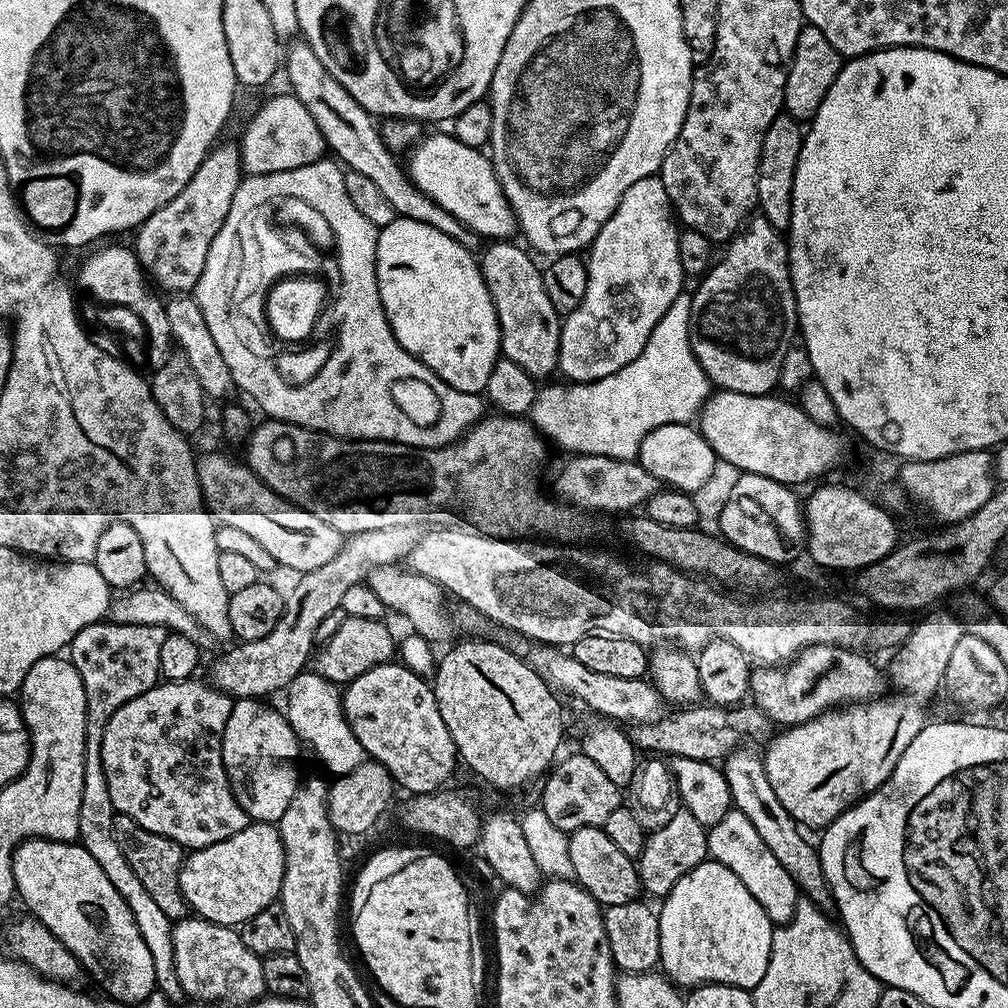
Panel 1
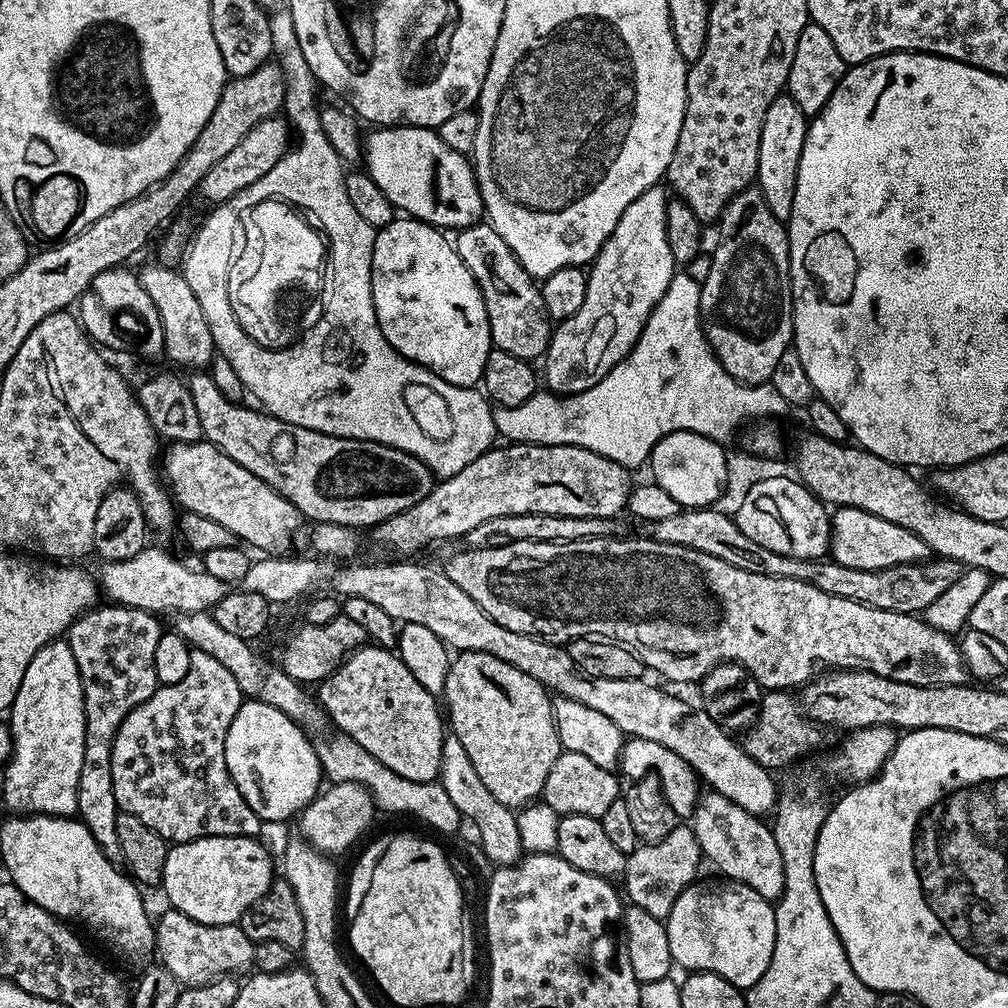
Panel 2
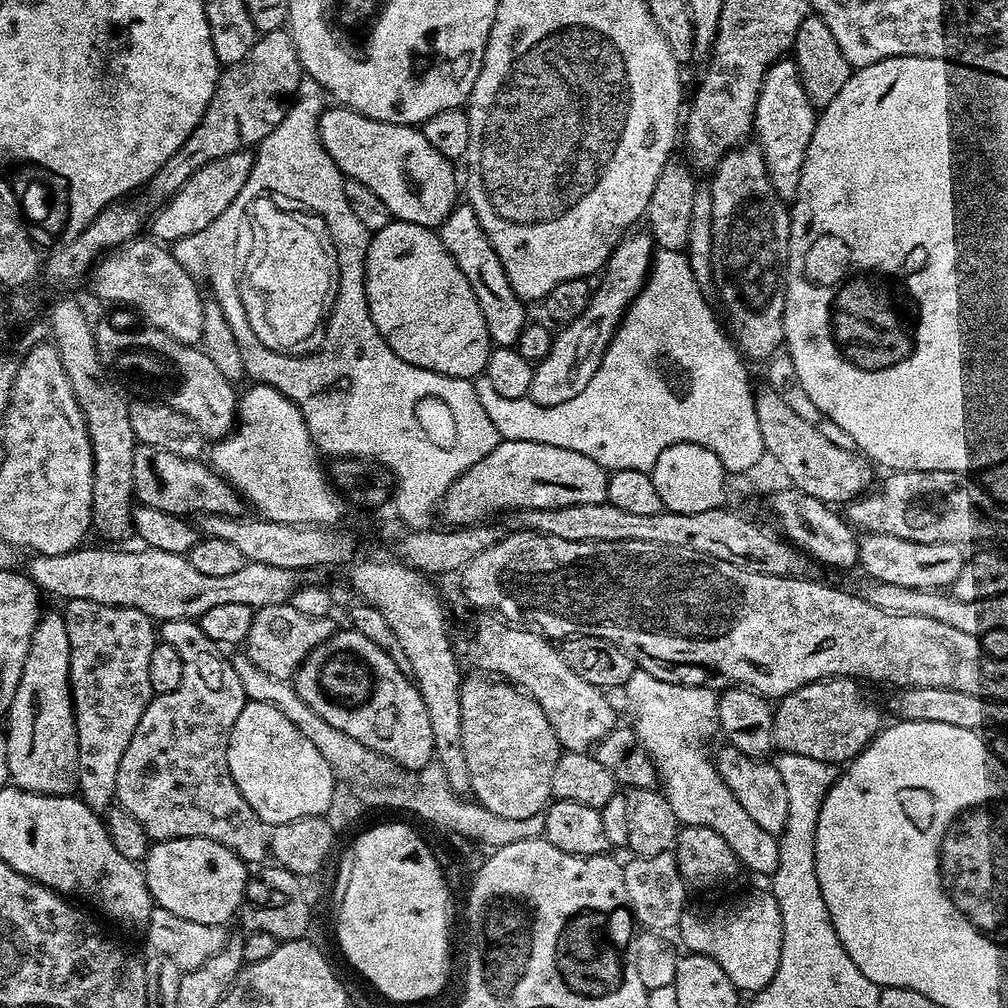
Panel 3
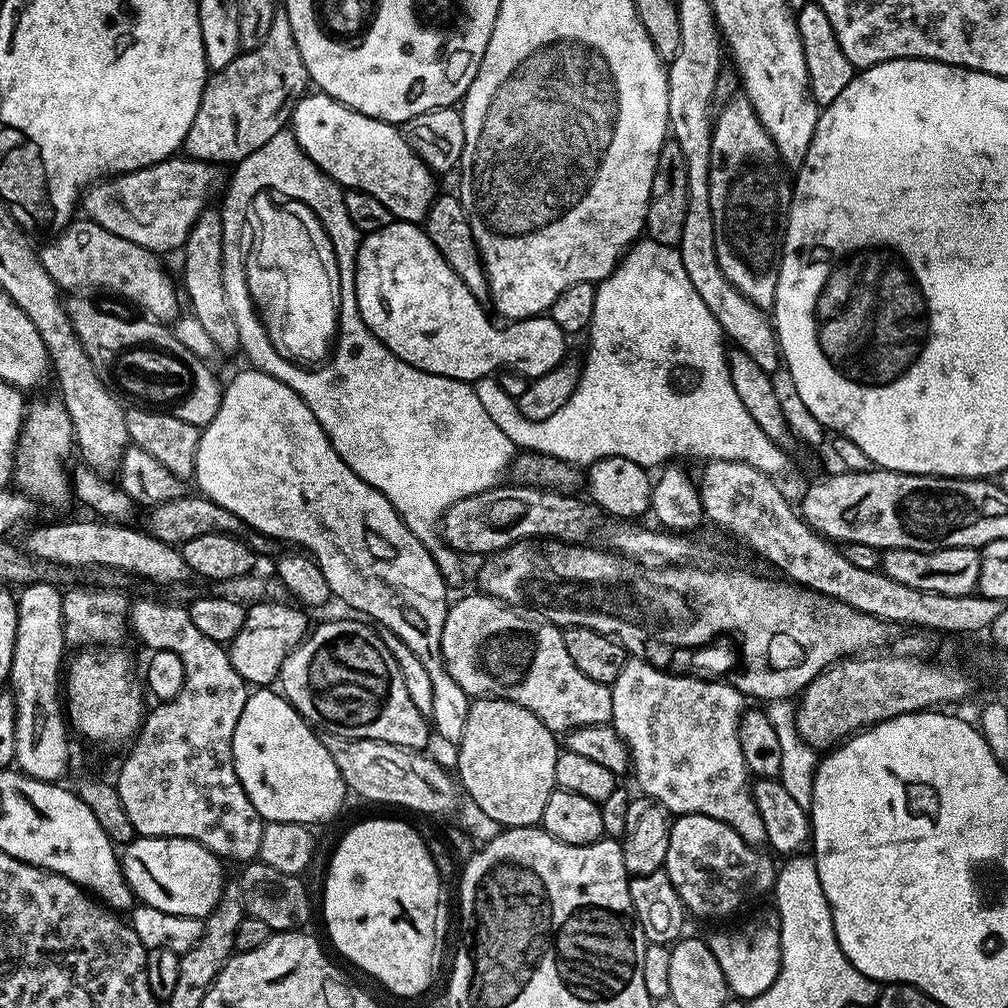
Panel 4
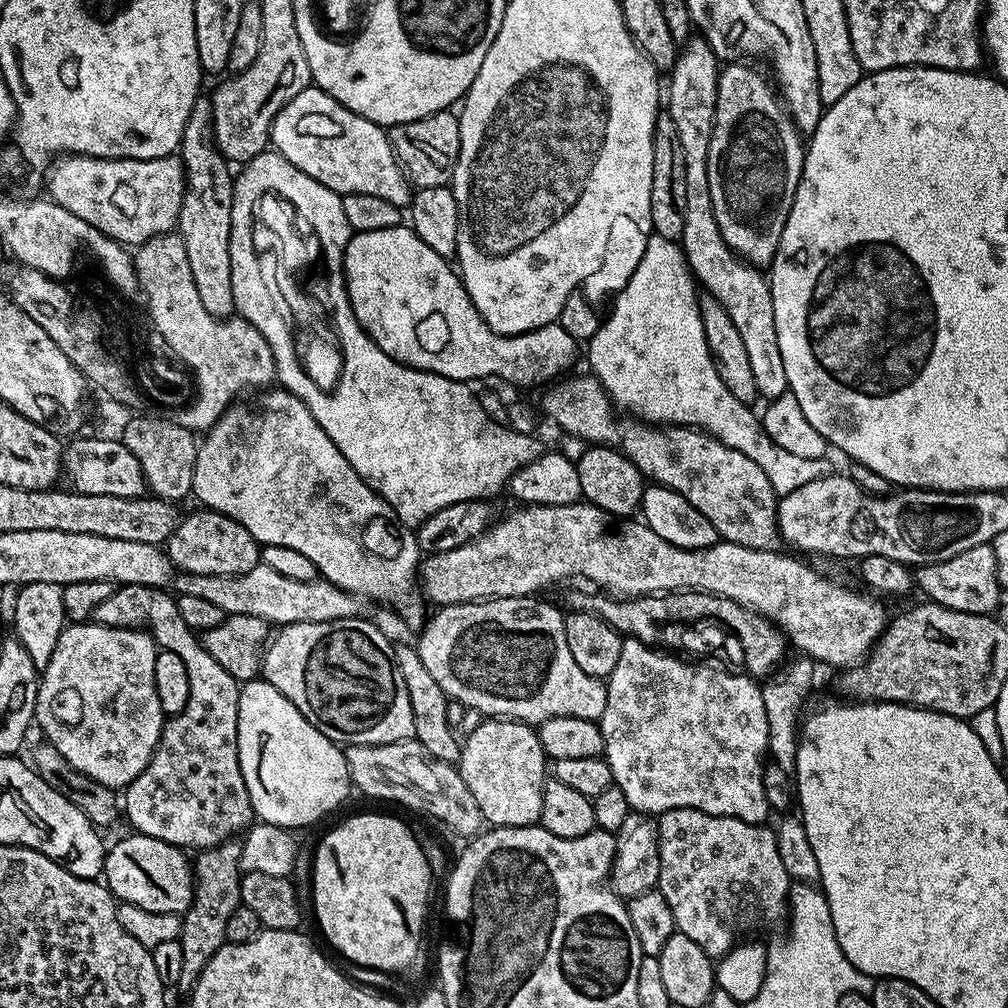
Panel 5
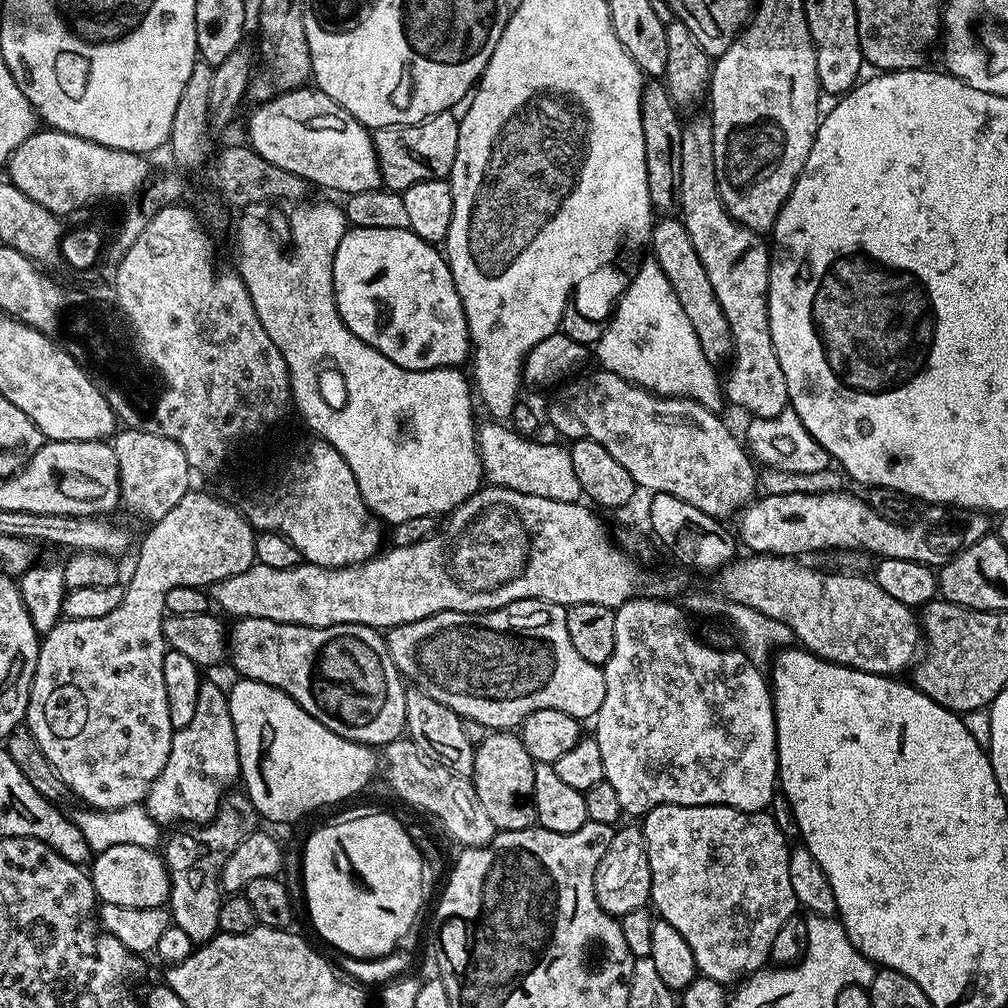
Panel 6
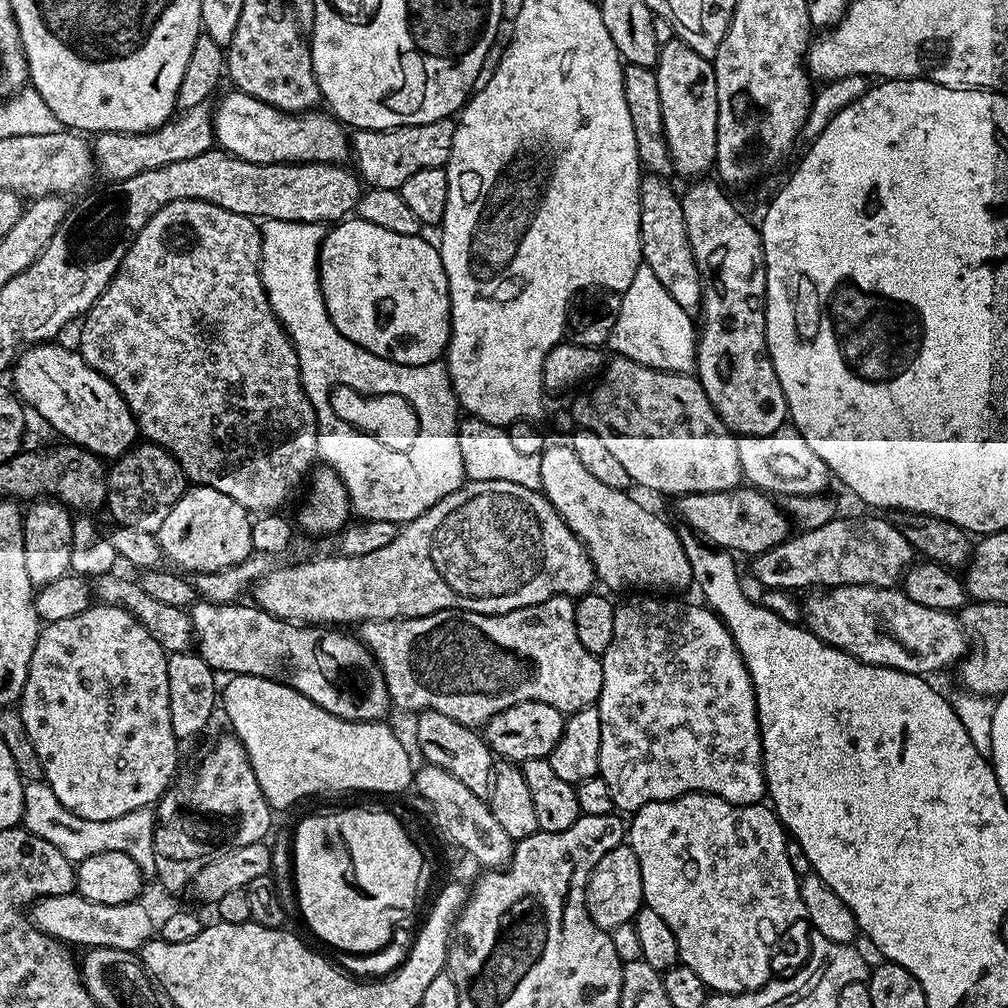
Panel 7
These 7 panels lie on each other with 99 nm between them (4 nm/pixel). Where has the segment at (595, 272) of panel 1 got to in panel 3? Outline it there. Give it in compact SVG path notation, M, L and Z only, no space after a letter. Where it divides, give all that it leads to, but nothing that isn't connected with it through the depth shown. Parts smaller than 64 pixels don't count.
M647 231L635 232L625 235L616 245L612 257L602 269L604 281L600 288L598 284L593 291L590 306L586 306L586 310L582 310L582 314L574 318L574 322L563 325L557 331L560 333L553 338L548 353L541 358L540 364L538 360L535 365L536 373L530 382L527 397L538 406L558 406L558 402L570 402L570 398L579 394L586 382L594 378L594 370L598 370L614 334L620 329L625 312L631 308L636 295L647 284L648 274L652 270L654 245Z

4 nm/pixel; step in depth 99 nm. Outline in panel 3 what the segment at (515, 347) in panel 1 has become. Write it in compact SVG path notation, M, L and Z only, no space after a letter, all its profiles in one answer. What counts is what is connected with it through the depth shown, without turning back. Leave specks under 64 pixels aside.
M466 202L457 203L449 216L440 223L438 235L445 250L452 255L458 270L462 270L462 274L470 282L474 298L478 298L478 306L486 318L489 341L502 348L519 345L524 323L528 320L527 314L524 313L525 301L521 300L519 294L510 286L510 278L506 278L506 270L494 246L486 238L472 207Z

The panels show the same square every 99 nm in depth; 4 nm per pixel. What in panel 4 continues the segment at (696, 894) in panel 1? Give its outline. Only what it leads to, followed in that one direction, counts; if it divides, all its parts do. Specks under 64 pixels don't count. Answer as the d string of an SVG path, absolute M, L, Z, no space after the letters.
M752 920L741 928L732 928L729 932L716 932L712 937L707 937L706 943L714 958L718 958L718 966L722 966L722 974L733 997L750 1002L755 996L774 986L774 978L778 978L782 958L779 923Z

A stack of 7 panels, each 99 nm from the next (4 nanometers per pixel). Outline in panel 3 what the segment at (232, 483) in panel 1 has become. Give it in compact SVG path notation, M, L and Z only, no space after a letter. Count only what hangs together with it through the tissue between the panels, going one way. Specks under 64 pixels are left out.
M137 443L134 450L134 496L154 510L166 510L175 516L195 514L241 515L242 497L223 476L218 475L203 459L187 460L178 454L170 454L158 446Z

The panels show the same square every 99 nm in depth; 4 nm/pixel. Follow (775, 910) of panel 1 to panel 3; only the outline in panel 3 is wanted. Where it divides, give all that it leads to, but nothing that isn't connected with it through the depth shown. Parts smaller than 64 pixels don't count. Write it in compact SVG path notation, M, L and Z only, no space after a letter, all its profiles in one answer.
M637 670L624 683L622 695L628 699L632 716L636 719L636 738L656 765L659 783L670 806L674 806L677 821L684 826L706 826L722 834L747 871L749 868L752 872L775 872L779 839L762 830L762 826L758 826L758 822L754 822L754 818L742 810L738 798L730 794L730 786L722 782L713 757L707 756L700 745L704 736L717 735L718 732L717 693L712 693L708 688L695 688L692 684L662 682L648 672Z

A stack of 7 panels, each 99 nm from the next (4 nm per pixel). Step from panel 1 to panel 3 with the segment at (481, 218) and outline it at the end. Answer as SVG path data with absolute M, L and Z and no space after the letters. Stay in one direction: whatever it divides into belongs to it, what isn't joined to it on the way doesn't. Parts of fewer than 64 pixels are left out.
M328 106L320 115L320 141L347 179L370 186L370 190L386 202L392 217L404 224L439 229L458 203L458 176L456 180L453 161L438 154L438 150L426 142L419 127L387 124L350 108Z

